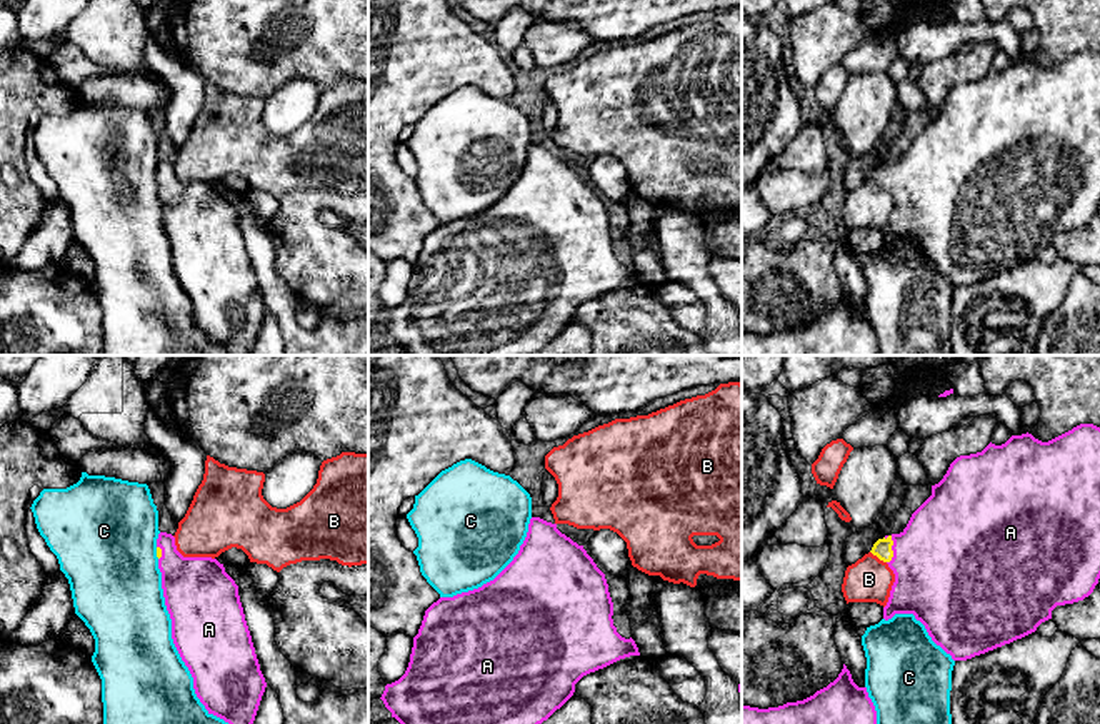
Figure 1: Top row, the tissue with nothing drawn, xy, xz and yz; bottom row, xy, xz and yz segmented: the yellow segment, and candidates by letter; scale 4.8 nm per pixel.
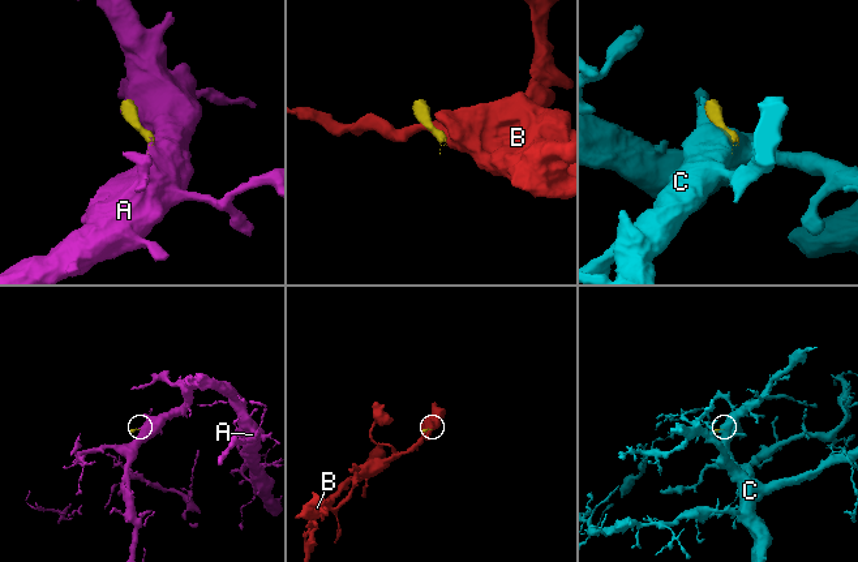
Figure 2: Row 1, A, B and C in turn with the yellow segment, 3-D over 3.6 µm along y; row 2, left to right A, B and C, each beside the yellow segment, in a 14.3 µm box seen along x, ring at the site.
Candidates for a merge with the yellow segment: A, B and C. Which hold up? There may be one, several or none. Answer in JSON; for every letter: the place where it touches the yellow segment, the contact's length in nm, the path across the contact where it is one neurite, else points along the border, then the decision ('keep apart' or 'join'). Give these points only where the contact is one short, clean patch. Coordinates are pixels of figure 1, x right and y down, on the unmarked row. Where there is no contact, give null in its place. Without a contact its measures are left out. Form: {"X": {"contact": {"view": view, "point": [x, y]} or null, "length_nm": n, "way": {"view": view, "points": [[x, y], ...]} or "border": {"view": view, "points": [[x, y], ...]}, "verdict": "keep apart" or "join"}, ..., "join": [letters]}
{"A": {"contact": {"view": "yz", "point": [890, 175]}, "length_nm": 140, "way": {"view": "yz", "points": [[882, 174], [890, 175], [925, 187], [940, 187]]}, "verdict": "join"}, "B": {"contact": {"view": "yz", "point": [879, 184]}, "length_nm": 100, "border": {"view": "yz", "points": [[870, 177], [885, 189]]}, "verdict": "keep apart"}, "C": {"contact": {"view": "xy", "point": [157, 179]}, "length_nm": 60, "verdict": "keep apart"}, "join": ["A"]}

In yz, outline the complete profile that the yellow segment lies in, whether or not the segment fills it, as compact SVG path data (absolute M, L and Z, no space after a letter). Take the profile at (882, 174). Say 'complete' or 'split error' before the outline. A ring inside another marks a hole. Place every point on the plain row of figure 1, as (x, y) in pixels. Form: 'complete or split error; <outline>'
split error; M1080 50L1048 68L1027 58L957 83L907 153L878 165L870 178L895 200L883 245L913 240L953 287L972 285L1035 259L1052 245L1057 232L1083 227L1100 205L1100 53Z

